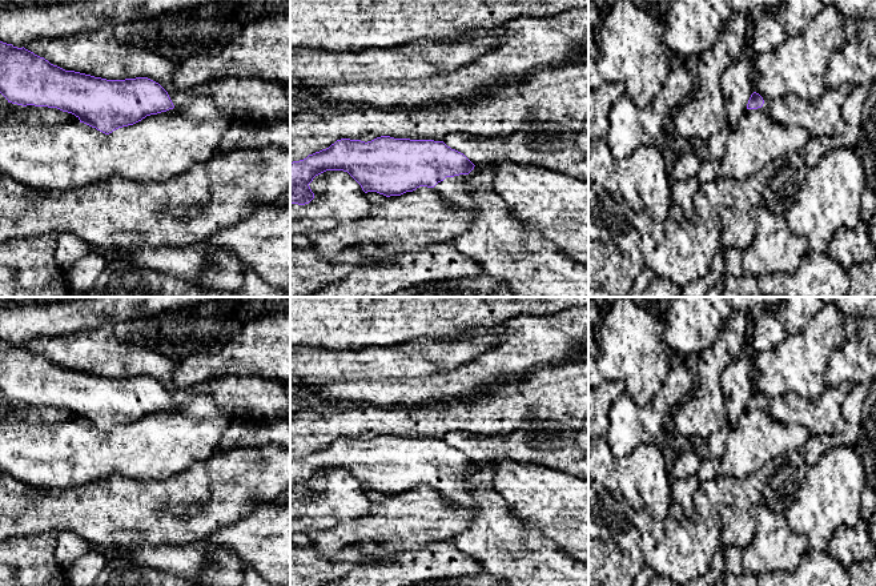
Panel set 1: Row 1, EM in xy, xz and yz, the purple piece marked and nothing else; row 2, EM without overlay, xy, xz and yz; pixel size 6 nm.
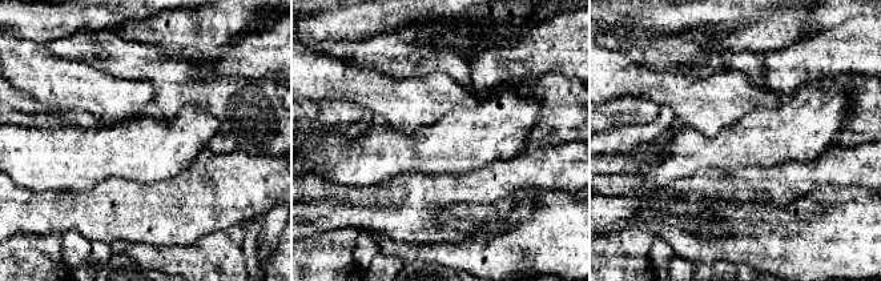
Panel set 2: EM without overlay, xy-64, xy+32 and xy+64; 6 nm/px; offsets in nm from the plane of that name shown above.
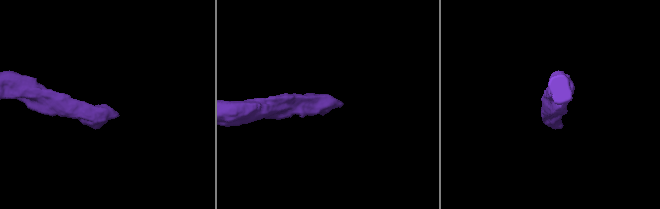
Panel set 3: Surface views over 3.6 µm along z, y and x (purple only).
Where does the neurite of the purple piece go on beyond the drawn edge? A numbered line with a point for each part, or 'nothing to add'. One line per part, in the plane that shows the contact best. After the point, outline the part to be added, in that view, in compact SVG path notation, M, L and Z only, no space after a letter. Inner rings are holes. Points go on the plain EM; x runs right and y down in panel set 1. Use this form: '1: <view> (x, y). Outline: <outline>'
1: xz (507, 548). Outline: M459 473L446 475L434 489L449 505L475 511L470 526L451 541L461 551L474 555L485 573L503 579L509 586L588 586L588 563L562 551L551 539L545 538L538 527L518 519L491 486L473 487L467 473Z

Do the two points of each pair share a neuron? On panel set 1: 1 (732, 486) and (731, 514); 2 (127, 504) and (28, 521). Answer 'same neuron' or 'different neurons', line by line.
1: same neuron
2: same neuron

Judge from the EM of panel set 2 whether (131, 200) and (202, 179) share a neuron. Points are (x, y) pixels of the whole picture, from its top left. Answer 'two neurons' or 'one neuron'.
one neuron

